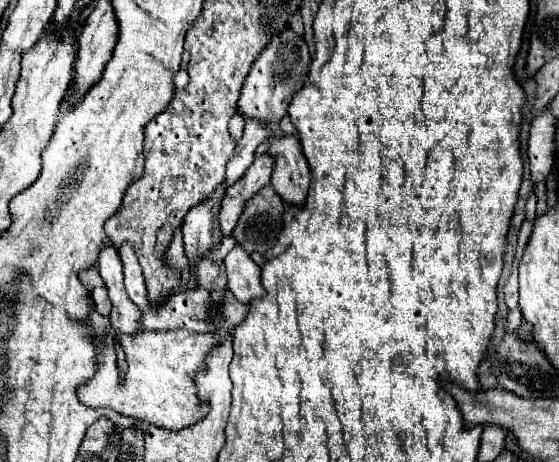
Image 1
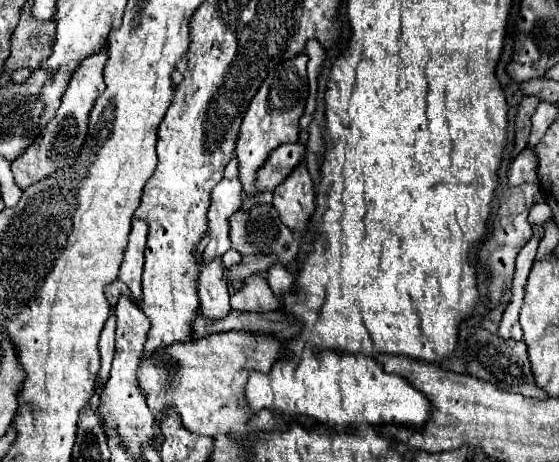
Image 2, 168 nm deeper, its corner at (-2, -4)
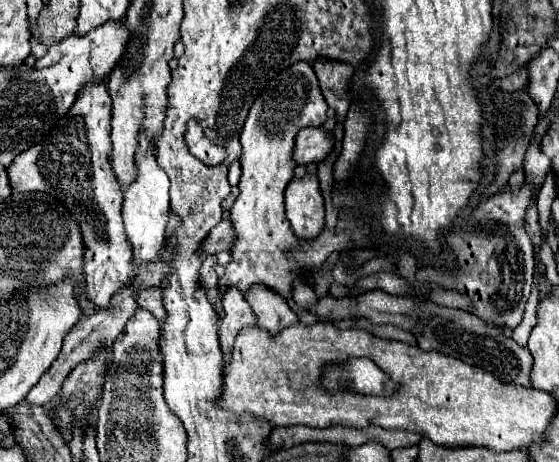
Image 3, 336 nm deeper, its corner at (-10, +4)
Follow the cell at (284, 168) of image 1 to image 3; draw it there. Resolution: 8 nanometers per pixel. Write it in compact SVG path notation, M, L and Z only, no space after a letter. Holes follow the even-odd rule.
M316 174L286 186L286 218L300 240L314 240L324 228L324 200Z

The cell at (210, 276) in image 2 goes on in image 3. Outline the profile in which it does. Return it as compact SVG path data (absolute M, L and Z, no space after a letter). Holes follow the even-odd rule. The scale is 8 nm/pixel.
M236 288L224 292L222 306L224 318L220 320L220 346L224 354L232 354L232 342L236 340L236 334L242 330L242 326L254 326L256 316L252 314L246 298Z

